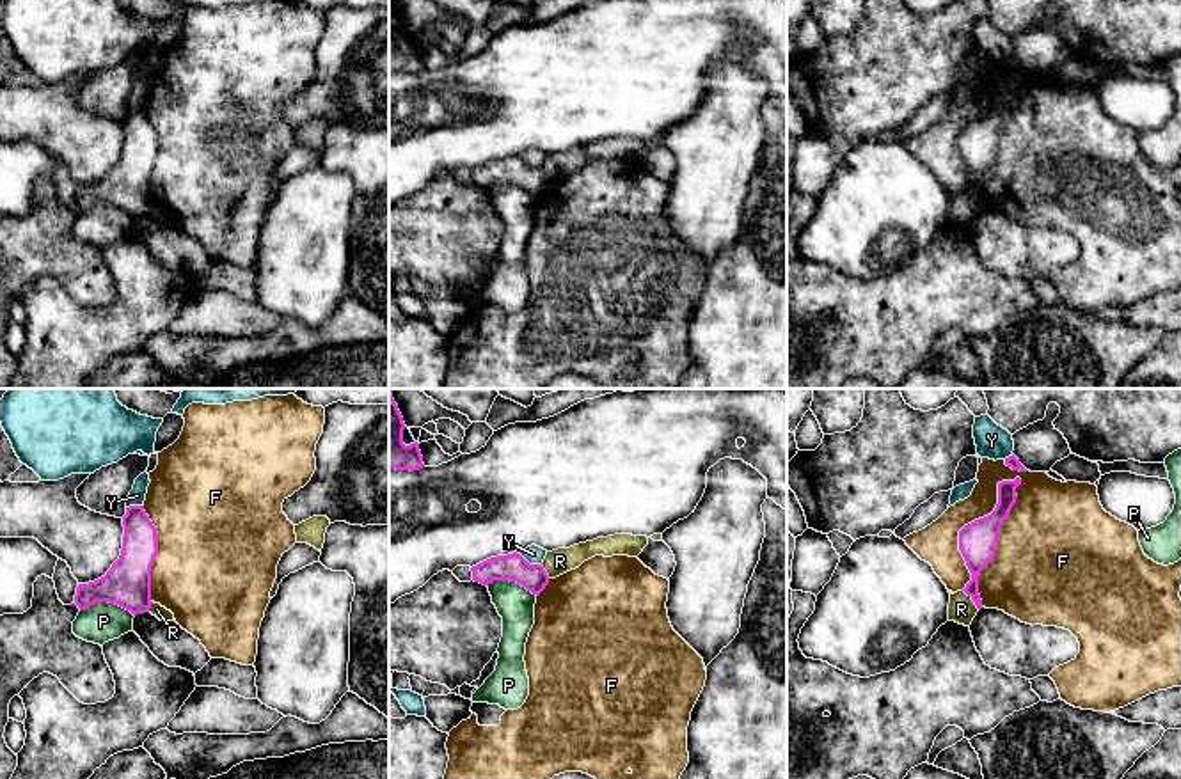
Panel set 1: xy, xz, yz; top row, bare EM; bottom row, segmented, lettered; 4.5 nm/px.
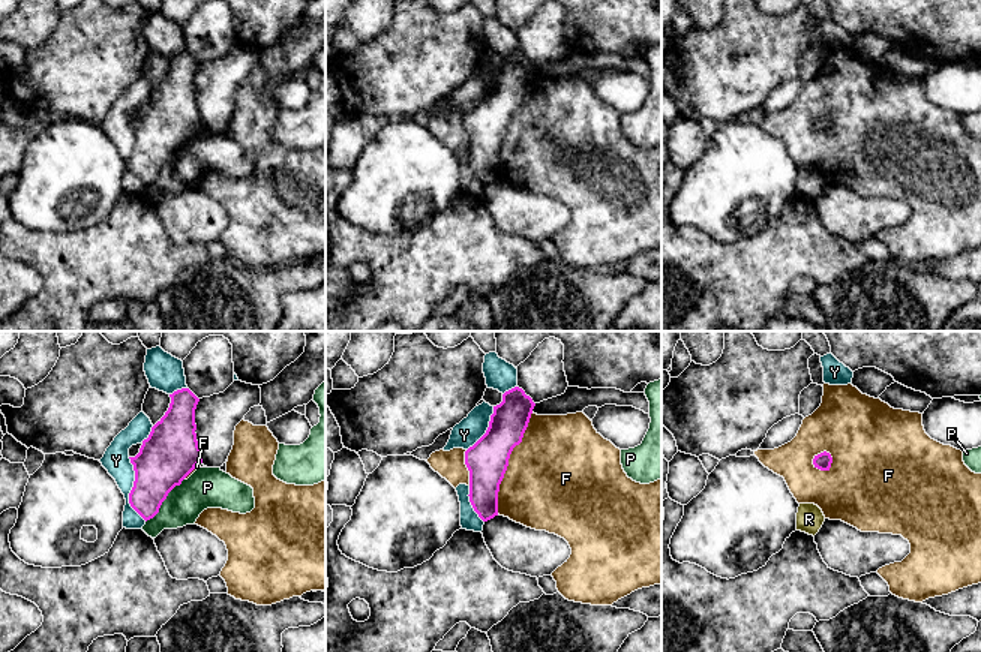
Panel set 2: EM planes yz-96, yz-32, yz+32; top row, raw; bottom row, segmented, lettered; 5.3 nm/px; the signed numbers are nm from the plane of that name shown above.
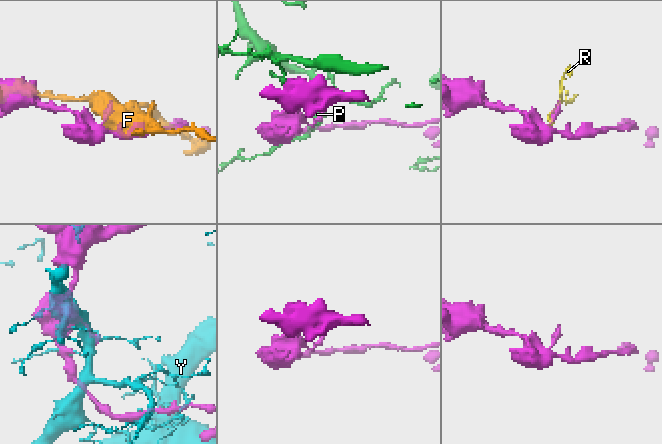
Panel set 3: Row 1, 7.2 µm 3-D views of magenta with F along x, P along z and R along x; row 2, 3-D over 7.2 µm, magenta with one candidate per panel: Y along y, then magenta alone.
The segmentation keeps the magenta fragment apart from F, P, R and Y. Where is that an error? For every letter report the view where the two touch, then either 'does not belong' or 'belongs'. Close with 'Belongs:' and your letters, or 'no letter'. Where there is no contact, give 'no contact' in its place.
F: meets magenta in yz; does not belong
P: meets magenta in xy; does not belong
R: meets magenta in yz; does not belong
Y: meets magenta in xz; does not belong
Belongs: no letter

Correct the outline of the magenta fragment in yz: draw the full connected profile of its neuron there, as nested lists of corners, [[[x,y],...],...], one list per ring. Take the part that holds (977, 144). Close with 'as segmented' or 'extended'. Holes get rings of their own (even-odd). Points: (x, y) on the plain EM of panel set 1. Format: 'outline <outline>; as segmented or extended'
outline [[[1016,80],[1014,83],[998,85],[998,106],[995,114],[984,121],[979,121],[964,128],[959,133],[959,153],[971,176],[971,183],[966,186],[963,193],[975,204],[979,213],[982,211],[982,202],[979,197],[979,176],[995,160],[1000,130],[1016,105],[1016,90],[1019,87],[1019,80]]]; as segmented

